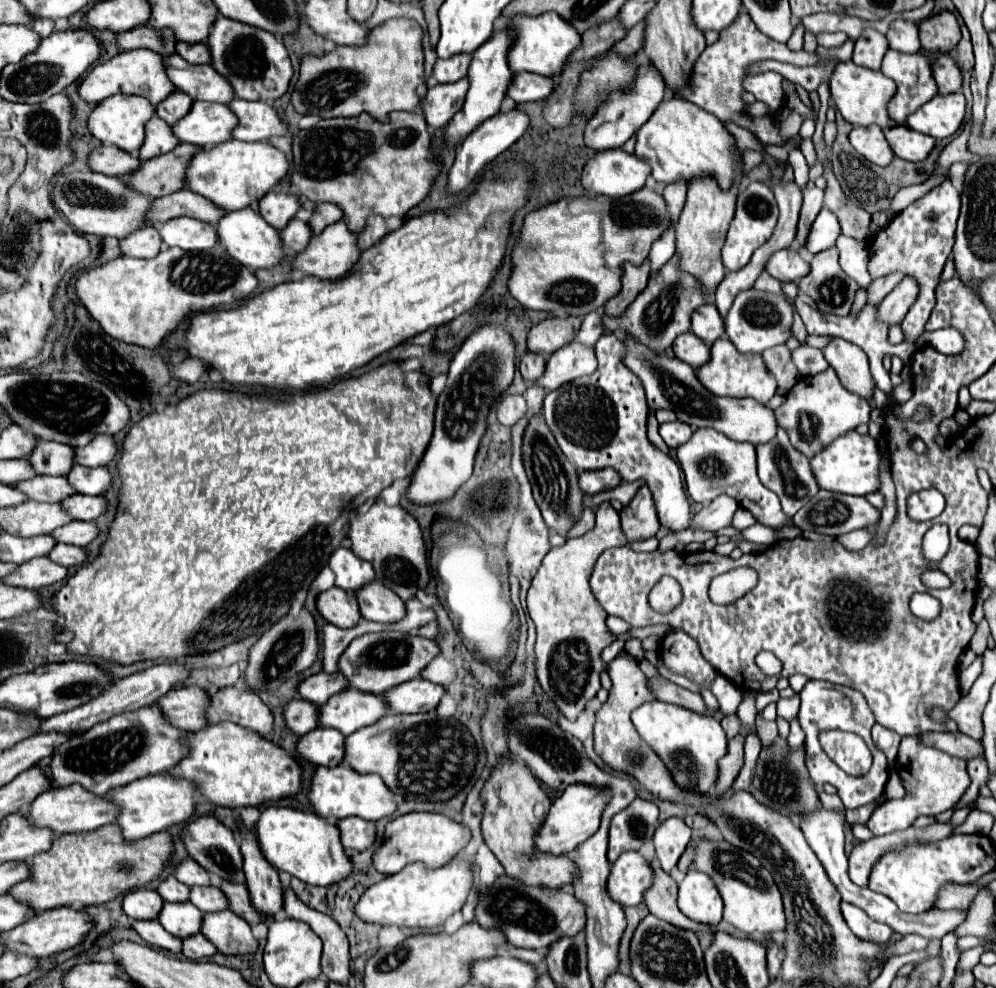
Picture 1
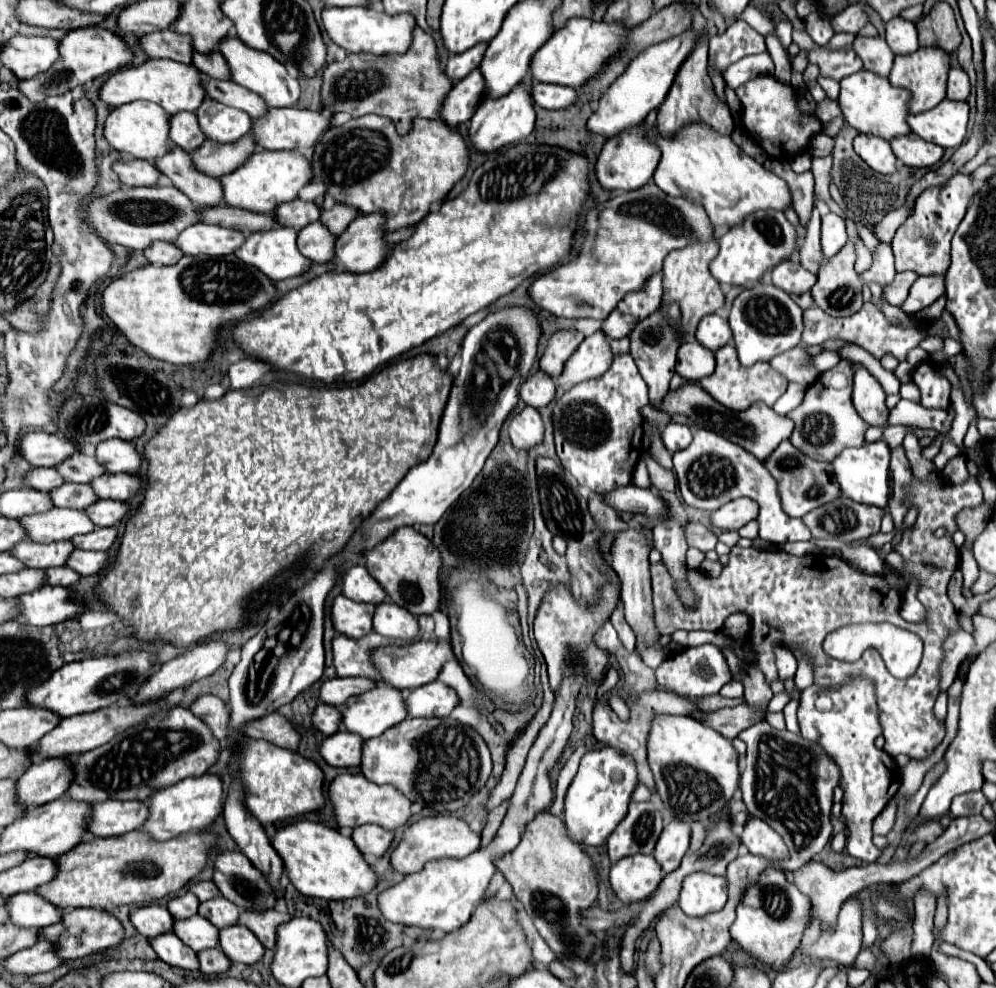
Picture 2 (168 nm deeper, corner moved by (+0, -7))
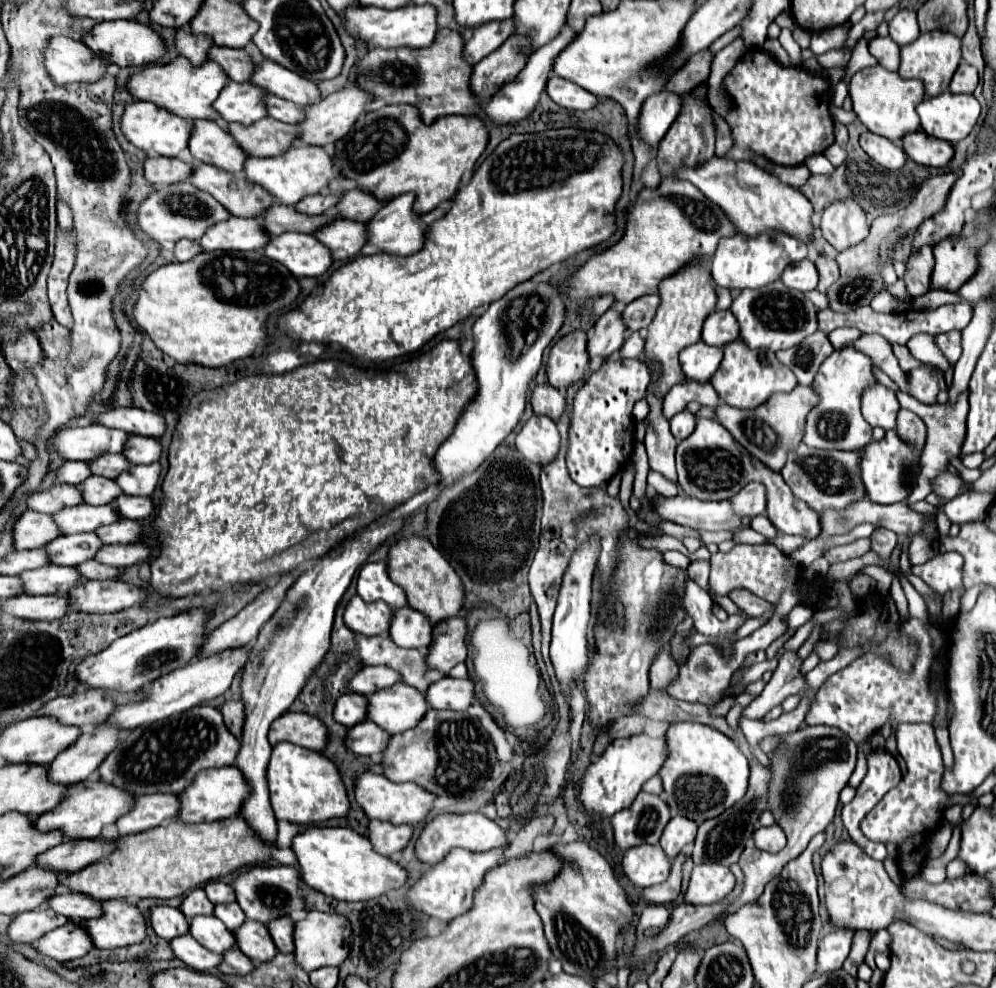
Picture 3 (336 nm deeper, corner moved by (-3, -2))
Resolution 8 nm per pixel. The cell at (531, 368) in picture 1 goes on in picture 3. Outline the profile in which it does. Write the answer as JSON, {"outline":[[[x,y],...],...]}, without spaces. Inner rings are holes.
{"outline":[[[538,384],[534,390],[532,390],[532,398],[530,398],[530,404],[534,408],[536,414],[544,414],[552,420],[558,420],[564,406],[566,406],[566,400],[562,396],[562,392],[550,384]]]}

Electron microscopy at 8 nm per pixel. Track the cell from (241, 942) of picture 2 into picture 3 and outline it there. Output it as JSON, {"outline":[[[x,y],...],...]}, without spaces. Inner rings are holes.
{"outline":[[[246,920],[240,928],[234,930],[234,938],[236,938],[238,950],[242,954],[246,954],[254,964],[266,962],[266,960],[274,958],[274,954],[276,954],[276,946],[274,946],[266,926],[260,922]]]}

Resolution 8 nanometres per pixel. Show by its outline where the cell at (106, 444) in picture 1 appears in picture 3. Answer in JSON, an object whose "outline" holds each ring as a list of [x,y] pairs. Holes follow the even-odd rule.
{"outline":[[[128,436],[122,454],[130,464],[152,464],[160,458],[162,446],[156,438],[146,436]]]}

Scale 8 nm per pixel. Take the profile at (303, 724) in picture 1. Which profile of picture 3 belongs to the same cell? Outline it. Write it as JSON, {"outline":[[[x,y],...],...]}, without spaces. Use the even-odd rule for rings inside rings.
{"outline":[[[354,692],[342,694],[334,704],[334,720],[346,728],[366,718],[366,698]]]}

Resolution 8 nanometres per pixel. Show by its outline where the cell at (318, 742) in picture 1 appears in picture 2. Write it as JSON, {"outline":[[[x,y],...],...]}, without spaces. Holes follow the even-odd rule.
{"outline":[[[337,731],[321,745],[323,759],[333,767],[357,767],[361,763],[363,739],[351,731]]]}

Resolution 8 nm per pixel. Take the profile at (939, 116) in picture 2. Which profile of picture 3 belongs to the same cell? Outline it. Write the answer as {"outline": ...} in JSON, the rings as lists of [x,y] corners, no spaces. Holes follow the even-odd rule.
{"outline":[[[942,92],[938,98],[922,100],[916,112],[926,134],[956,144],[972,132],[980,104],[972,94]]]}

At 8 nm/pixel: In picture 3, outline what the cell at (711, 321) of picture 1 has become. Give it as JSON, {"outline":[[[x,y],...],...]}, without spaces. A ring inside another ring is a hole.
{"outline":[[[714,310],[702,328],[702,340],[710,346],[724,346],[740,336],[738,322],[730,310]]]}

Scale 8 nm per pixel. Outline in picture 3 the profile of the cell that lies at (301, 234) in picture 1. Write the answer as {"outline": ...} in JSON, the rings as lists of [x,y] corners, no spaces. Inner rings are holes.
{"outline":[[[334,220],[314,232],[318,242],[326,242],[332,252],[334,260],[350,260],[354,258],[360,248],[366,244],[362,242],[362,230],[366,224],[350,222],[350,220]]]}

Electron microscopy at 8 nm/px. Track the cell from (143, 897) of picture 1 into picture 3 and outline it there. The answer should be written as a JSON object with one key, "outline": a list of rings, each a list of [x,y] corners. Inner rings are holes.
{"outline":[[[170,906],[150,908],[150,924],[154,932],[164,940],[172,940],[188,932],[188,922],[184,914],[178,908],[170,908]]]}

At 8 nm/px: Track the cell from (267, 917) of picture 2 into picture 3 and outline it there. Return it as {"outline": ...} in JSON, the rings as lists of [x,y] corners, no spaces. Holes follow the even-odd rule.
{"outline":[[[282,916],[282,918],[274,918],[272,922],[266,922],[266,928],[276,944],[276,948],[280,952],[292,952],[294,950],[294,942],[292,942],[292,928],[294,922],[290,916]]]}

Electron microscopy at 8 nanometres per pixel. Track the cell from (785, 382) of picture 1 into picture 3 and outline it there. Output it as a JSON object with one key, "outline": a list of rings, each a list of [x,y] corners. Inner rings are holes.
{"outline":[[[814,332],[810,338],[806,338],[798,346],[776,352],[776,358],[796,374],[800,386],[810,386],[820,364],[832,352],[834,352],[834,348],[832,348],[828,336]]]}

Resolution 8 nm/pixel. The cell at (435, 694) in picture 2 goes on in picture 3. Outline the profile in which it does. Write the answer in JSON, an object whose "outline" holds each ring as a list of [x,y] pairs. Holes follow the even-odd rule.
{"outline":[[[444,676],[438,682],[430,684],[426,690],[426,702],[436,710],[466,710],[474,698],[472,680],[458,680]]]}

